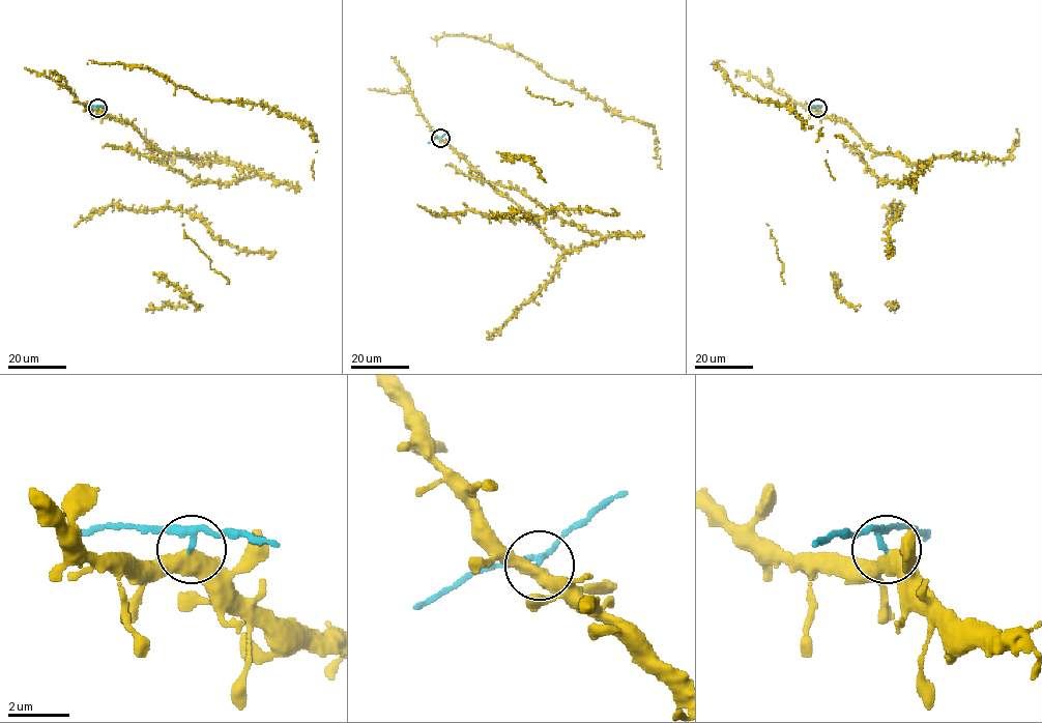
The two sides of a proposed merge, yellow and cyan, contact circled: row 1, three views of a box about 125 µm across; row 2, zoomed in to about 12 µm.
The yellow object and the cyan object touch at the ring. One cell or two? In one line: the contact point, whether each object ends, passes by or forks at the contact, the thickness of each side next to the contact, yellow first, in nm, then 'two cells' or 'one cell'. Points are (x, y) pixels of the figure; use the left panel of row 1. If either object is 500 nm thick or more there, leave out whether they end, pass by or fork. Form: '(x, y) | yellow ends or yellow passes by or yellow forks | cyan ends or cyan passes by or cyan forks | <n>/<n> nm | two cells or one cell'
(97, 108) | yellow passes by | cyan passes by | 440/140 nm | two cells

